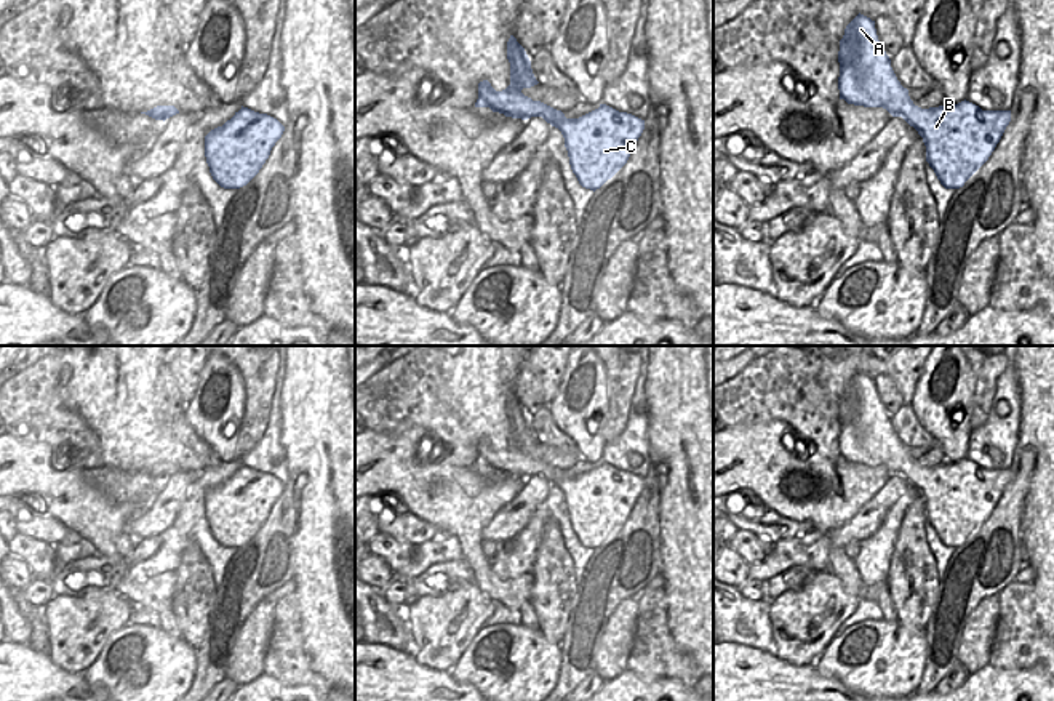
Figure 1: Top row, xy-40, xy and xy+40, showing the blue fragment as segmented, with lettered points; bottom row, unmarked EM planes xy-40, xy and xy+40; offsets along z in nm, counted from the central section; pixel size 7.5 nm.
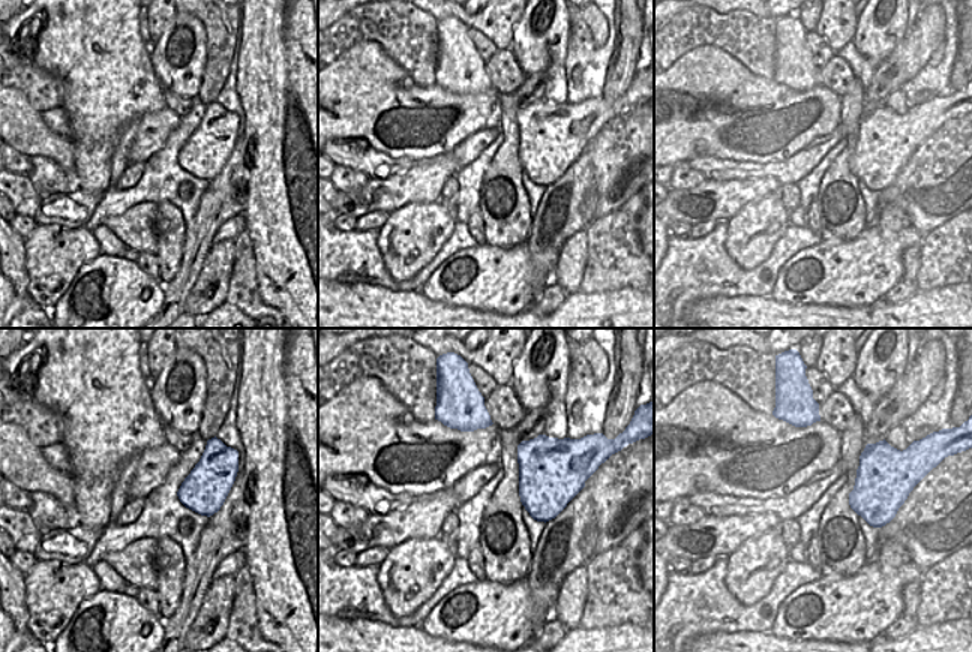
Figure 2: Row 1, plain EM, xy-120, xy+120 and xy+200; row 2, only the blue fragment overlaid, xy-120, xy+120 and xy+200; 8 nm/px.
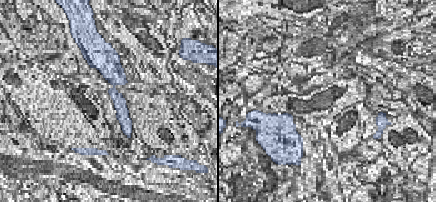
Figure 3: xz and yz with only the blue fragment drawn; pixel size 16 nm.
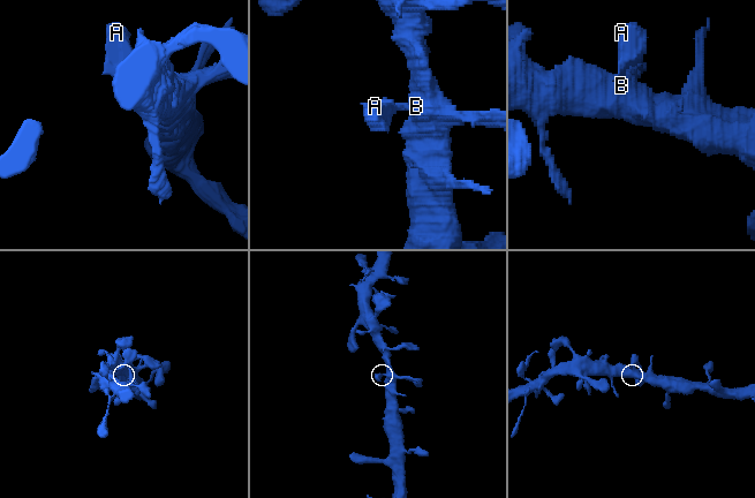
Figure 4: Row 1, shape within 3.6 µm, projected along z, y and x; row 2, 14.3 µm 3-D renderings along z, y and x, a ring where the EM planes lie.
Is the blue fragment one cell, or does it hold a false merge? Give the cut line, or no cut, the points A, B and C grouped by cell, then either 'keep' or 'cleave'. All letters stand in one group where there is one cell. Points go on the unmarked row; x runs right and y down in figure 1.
no cut | A B C | keep

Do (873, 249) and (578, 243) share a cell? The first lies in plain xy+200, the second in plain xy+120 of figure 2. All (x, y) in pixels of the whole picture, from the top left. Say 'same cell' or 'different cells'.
different cells

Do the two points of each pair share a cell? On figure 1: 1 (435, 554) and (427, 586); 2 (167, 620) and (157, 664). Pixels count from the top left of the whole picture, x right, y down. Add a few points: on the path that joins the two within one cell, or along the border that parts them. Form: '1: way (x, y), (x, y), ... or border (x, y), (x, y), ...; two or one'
1: border (461, 557), (451, 562), (432, 564), (408, 581); two
2: border (159, 628), (179, 637); two

